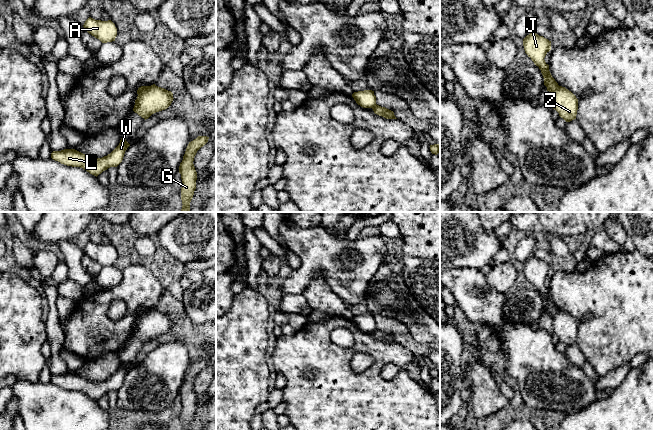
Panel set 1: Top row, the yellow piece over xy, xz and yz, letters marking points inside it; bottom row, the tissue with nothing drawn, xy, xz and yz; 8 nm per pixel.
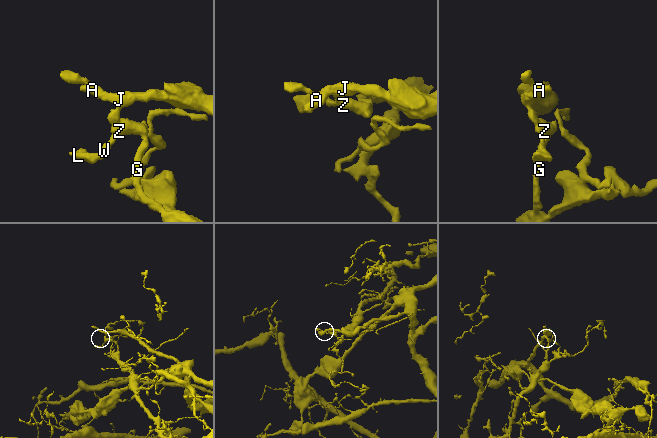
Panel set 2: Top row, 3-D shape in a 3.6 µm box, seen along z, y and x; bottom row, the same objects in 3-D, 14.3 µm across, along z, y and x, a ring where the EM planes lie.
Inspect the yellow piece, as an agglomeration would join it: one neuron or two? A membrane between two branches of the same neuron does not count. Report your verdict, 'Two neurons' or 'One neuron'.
Two neurons

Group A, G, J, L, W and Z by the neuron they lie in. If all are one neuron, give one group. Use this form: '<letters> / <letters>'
A J / G L W Z

